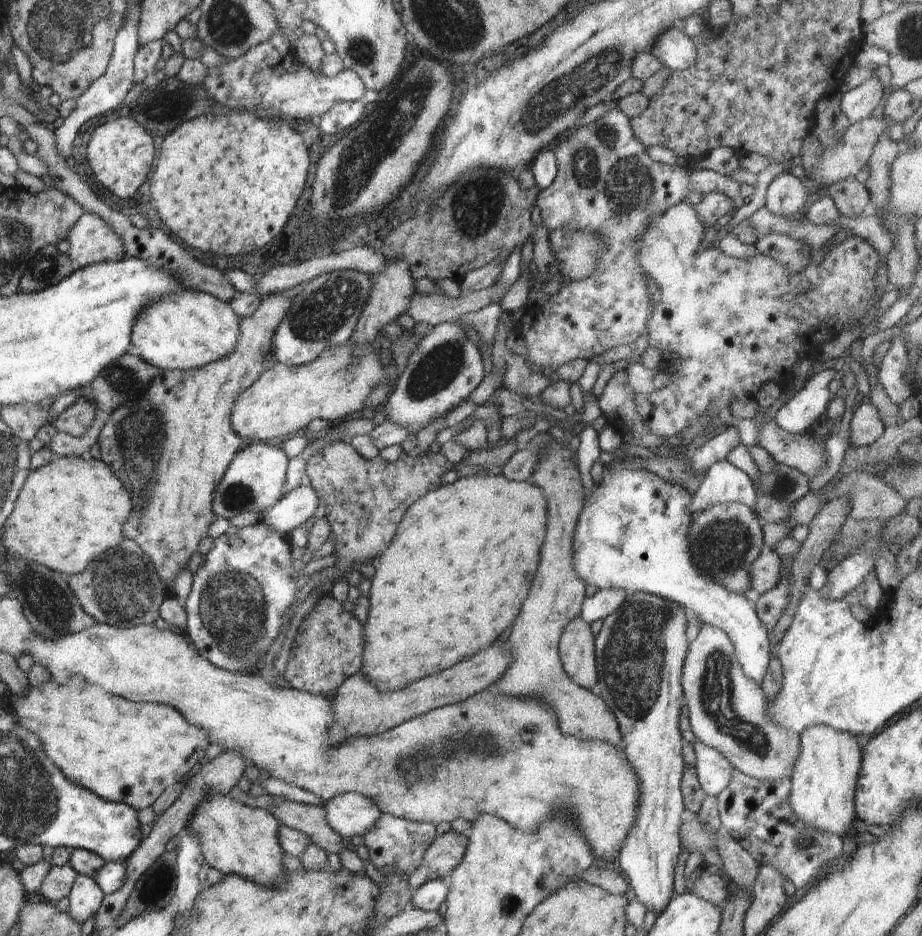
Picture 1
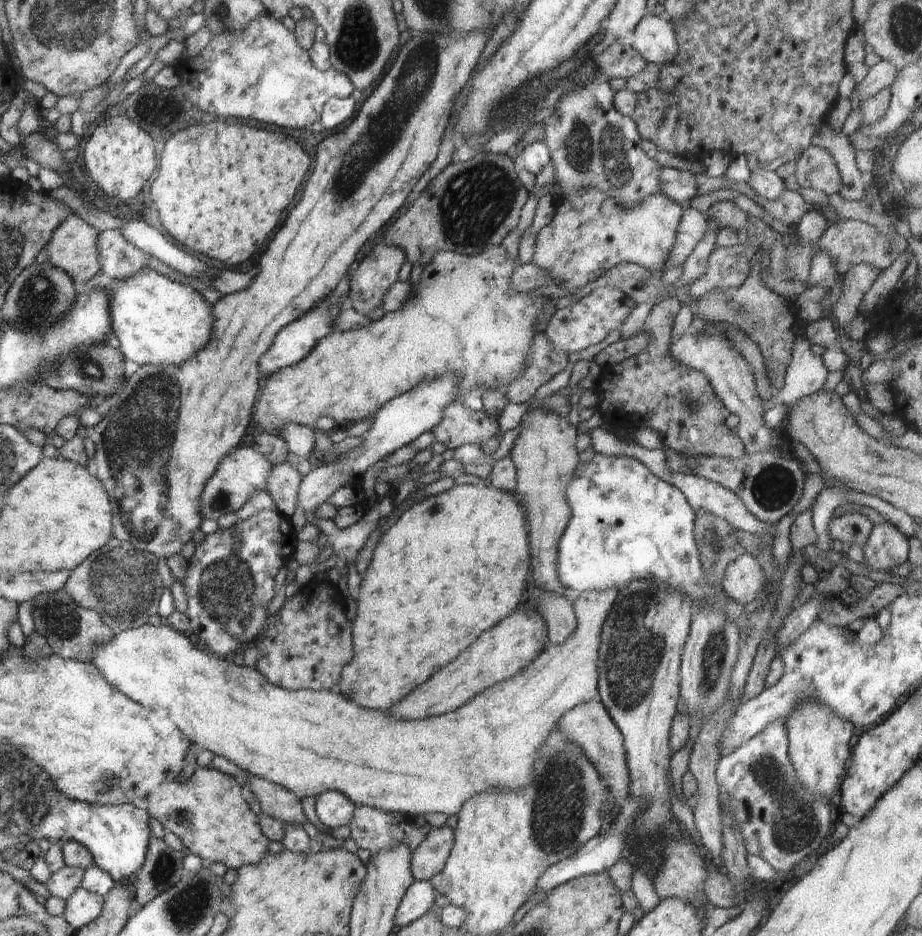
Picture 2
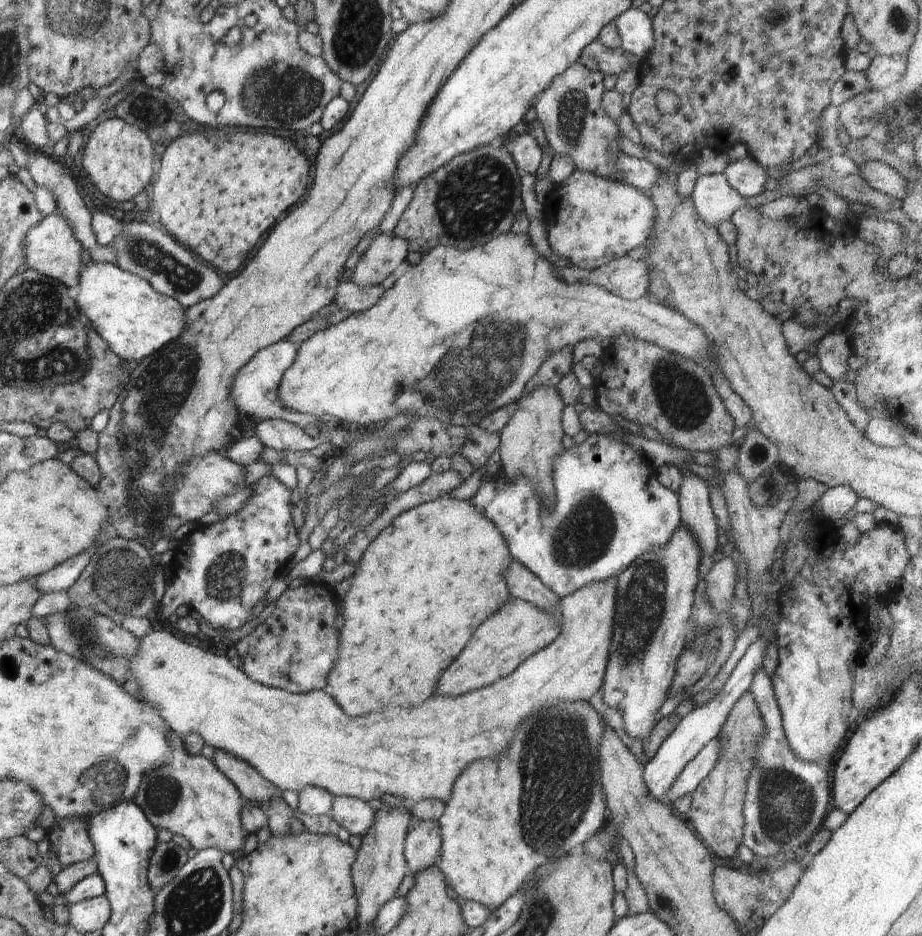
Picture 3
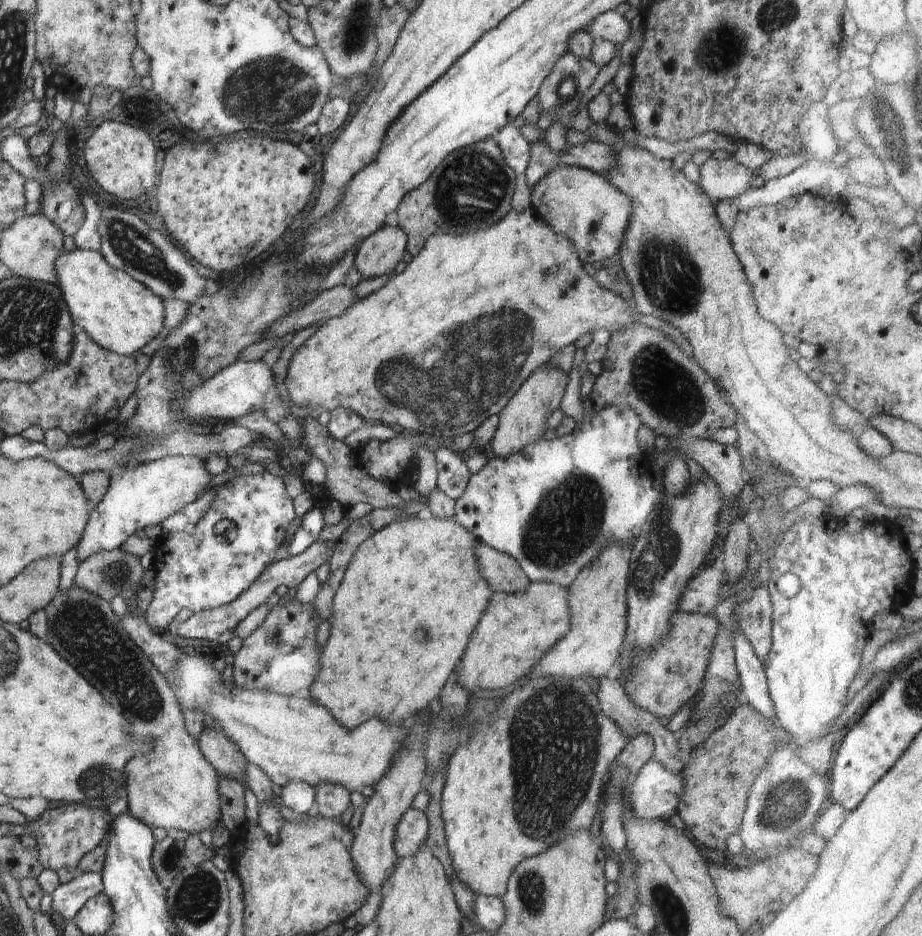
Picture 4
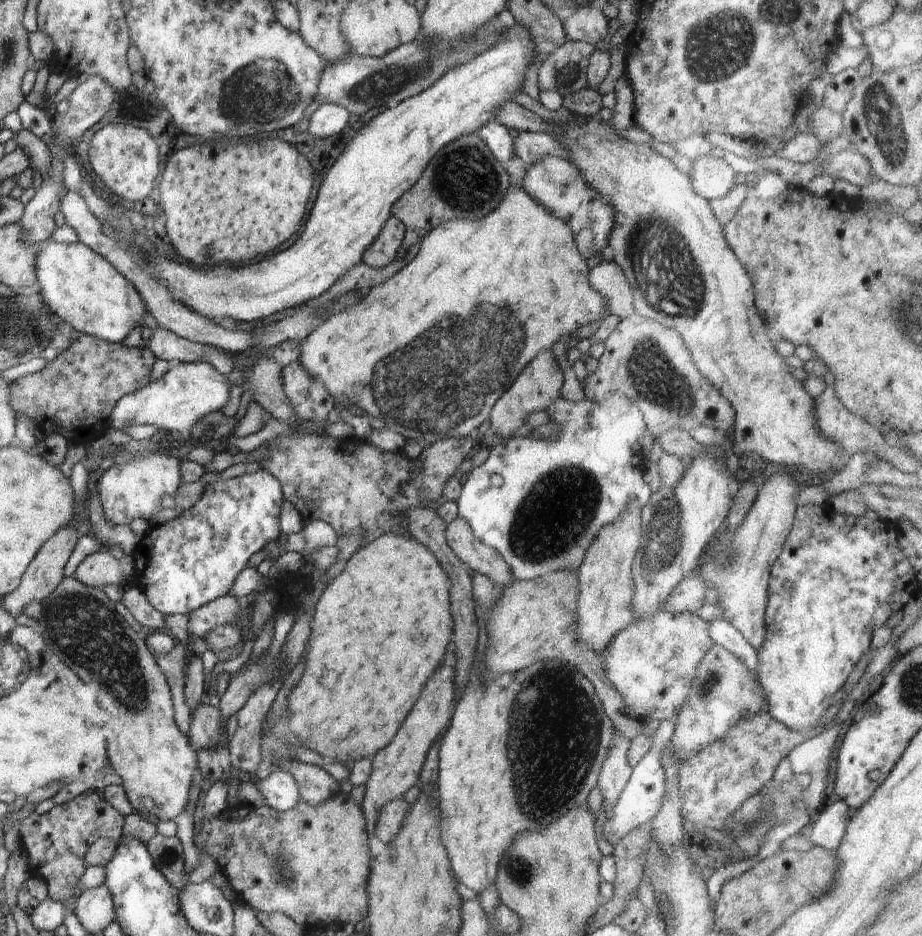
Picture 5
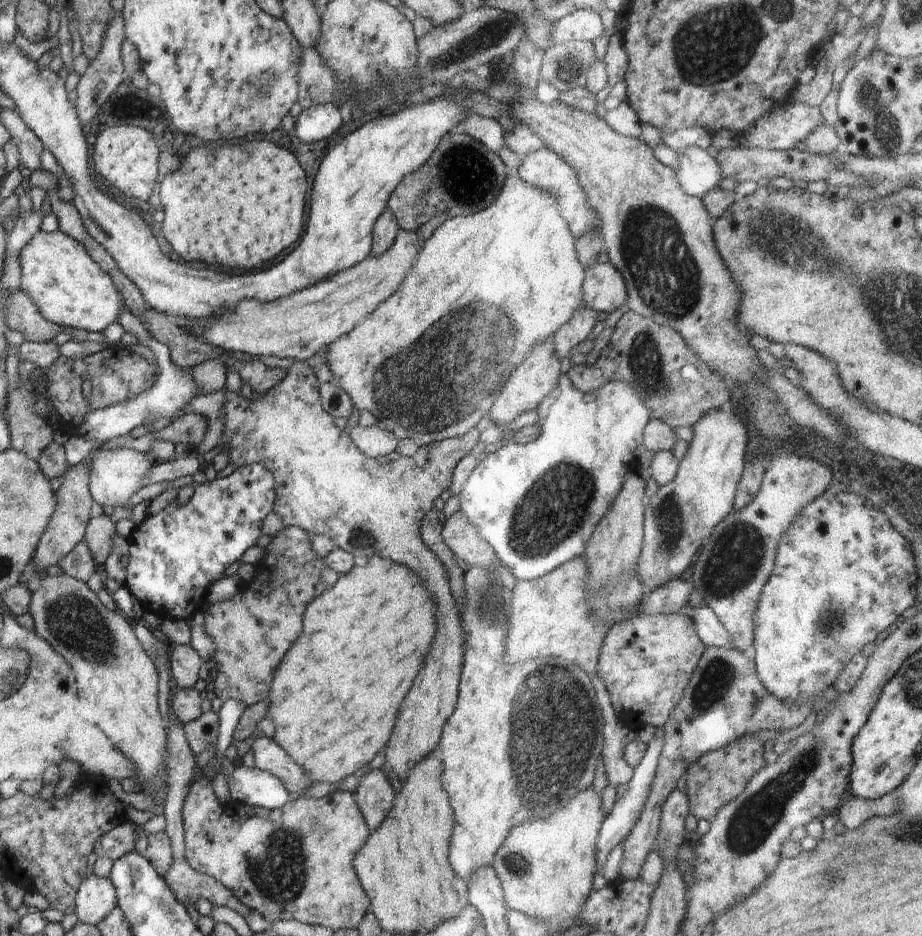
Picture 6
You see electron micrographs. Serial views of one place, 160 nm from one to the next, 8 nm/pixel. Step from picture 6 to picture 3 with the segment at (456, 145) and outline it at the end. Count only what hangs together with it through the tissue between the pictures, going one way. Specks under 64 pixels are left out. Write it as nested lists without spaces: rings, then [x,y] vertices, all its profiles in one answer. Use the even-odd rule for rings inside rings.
[[[504,144],[496,148],[476,147],[454,158],[438,172],[417,182],[411,202],[392,232],[407,240],[408,252],[424,255],[438,244],[462,250],[482,246],[510,232],[514,217],[523,210],[521,175]]]

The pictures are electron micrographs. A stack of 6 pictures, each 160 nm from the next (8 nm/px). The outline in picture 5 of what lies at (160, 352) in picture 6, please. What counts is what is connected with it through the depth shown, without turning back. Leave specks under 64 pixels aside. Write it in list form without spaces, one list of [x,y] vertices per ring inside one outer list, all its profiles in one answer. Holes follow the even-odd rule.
[[[177,362],[161,378],[124,396],[113,408],[109,420],[116,430],[128,428],[132,424],[152,424],[170,435],[190,435],[191,426],[199,418],[219,411],[227,403],[230,386],[231,382],[213,364]]]

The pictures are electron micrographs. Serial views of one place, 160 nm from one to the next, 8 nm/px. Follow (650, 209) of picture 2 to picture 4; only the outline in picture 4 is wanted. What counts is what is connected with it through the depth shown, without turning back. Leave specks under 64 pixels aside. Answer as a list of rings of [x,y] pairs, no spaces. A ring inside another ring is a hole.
[[[560,166],[534,186],[531,200],[531,207],[550,226],[550,230],[570,240],[582,264],[602,264],[620,252],[622,238],[630,224],[632,202],[608,181],[607,175],[594,173],[586,168]]]

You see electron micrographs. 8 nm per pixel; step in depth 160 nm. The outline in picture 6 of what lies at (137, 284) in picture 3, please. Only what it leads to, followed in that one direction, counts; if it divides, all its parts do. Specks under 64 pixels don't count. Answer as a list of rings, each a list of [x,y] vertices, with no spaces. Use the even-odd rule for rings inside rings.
[[[60,229],[47,233],[42,230],[30,239],[19,256],[21,268],[21,290],[25,292],[38,307],[39,313],[54,324],[70,328],[84,328],[90,332],[101,332],[121,314],[121,293],[113,283],[109,273],[104,272],[89,251],[74,237]]]

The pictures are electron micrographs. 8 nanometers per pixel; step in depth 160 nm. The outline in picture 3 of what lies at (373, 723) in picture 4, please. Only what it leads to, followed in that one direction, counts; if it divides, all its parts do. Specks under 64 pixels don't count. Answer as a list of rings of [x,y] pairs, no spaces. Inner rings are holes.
[[[610,577],[606,580],[590,582],[582,588],[573,592],[570,596],[562,597],[559,600],[558,610],[562,618],[561,631],[554,642],[545,646],[542,650],[535,652],[529,659],[526,659],[522,664],[516,667],[516,670],[507,677],[498,679],[496,682],[485,686],[484,688],[467,692],[466,694],[453,696],[434,696],[430,700],[426,700],[422,706],[418,708],[400,708],[400,706],[386,706],[382,710],[382,714],[374,712],[374,714],[366,714],[360,718],[348,718],[342,708],[338,708],[338,704],[332,700],[332,696],[328,696],[324,690],[312,690],[305,693],[291,693],[284,689],[276,687],[267,687],[266,685],[253,681],[241,668],[234,666],[228,657],[214,656],[209,651],[200,650],[200,647],[194,648],[192,644],[182,642],[180,638],[174,638],[170,632],[151,630],[146,633],[141,640],[141,648],[139,653],[131,660],[129,669],[132,676],[138,680],[138,684],[142,684],[141,694],[146,696],[148,702],[156,704],[156,708],[160,708],[160,716],[166,720],[166,724],[172,726],[172,730],[180,732],[180,736],[184,739],[189,732],[197,732],[205,740],[206,743],[214,746],[215,749],[222,749],[234,756],[240,756],[242,760],[251,764],[268,782],[277,786],[280,792],[285,790],[294,790],[299,793],[306,785],[323,788],[330,792],[333,796],[349,796],[356,797],[366,801],[372,799],[381,799],[384,794],[392,794],[399,799],[406,799],[408,803],[415,803],[424,799],[441,800],[444,804],[450,798],[450,786],[454,784],[456,776],[464,770],[466,764],[470,764],[476,759],[490,759],[498,756],[500,752],[504,752],[508,748],[508,742],[512,740],[514,728],[530,716],[533,712],[538,712],[544,707],[551,707],[558,700],[567,701],[588,701],[594,693],[602,686],[607,667],[609,655],[609,646],[612,638],[615,604],[616,604],[617,578]]]

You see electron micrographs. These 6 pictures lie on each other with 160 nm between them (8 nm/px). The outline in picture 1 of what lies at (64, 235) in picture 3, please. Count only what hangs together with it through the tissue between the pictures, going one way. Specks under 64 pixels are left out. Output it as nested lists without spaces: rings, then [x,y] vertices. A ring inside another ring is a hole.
[[[85,213],[69,232],[66,254],[75,268],[104,261],[116,262],[126,257],[121,237],[102,220],[102,217]]]

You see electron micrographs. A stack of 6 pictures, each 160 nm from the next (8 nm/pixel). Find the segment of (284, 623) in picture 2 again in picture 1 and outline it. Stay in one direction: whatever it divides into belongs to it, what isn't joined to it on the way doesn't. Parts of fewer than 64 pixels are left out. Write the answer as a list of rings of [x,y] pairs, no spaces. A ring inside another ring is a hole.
[[[332,594],[320,597],[304,617],[292,643],[284,678],[292,688],[330,697],[347,678],[360,672],[363,661],[363,626]]]

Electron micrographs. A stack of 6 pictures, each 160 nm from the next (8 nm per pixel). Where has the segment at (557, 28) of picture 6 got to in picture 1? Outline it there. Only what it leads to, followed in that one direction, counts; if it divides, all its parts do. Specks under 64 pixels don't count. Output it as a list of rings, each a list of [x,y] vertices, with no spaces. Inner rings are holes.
[[[678,24],[664,29],[653,42],[650,52],[671,71],[681,71],[695,63],[697,46]]]

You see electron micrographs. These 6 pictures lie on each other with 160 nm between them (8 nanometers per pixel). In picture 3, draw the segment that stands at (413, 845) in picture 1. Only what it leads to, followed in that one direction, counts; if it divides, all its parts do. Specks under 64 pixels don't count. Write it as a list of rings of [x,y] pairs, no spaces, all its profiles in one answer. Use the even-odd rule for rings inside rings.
[[[335,796],[329,816],[335,828],[346,828],[351,835],[363,837],[373,823],[375,812],[366,801],[359,798]]]

